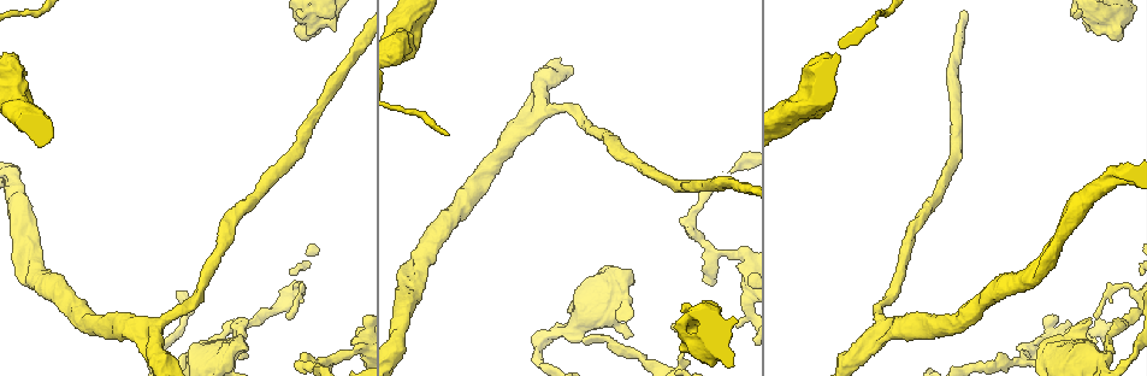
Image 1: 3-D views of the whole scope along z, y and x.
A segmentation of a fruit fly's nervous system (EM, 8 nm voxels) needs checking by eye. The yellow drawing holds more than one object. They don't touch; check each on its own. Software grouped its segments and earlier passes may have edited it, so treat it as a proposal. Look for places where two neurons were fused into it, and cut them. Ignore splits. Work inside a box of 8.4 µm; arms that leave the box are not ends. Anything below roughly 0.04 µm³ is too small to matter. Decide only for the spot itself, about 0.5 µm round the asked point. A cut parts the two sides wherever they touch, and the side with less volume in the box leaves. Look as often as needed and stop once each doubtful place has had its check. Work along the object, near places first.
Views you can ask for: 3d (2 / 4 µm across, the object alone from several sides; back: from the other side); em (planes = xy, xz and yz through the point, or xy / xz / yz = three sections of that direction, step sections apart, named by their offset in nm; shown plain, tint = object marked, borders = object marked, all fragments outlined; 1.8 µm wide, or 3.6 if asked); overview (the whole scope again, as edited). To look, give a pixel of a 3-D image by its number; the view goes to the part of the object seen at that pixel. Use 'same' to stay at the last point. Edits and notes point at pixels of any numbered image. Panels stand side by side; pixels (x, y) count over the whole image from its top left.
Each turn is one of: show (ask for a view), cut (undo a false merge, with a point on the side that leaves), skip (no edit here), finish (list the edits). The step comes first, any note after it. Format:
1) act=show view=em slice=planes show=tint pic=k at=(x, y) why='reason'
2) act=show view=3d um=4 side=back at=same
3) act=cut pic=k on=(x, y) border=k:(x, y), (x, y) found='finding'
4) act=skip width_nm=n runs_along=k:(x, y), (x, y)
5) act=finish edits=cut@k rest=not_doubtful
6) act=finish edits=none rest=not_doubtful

act=show view=em um=3.6 slice=planes show=tint pic=1 at=(585, 339) why='thin arm on a thick one'

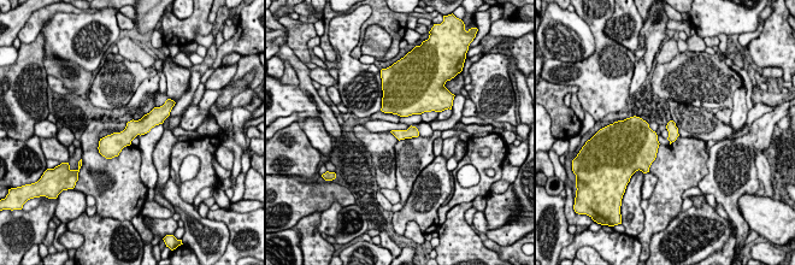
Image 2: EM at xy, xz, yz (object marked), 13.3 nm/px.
act=skip width_nm=140 runs_along=2:(157, 110), (141, 127), (101, 149) found='continuous, no second neuron'

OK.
act=show view=em um=3.6 slice=xz step=4 show=tint pic=1 at=(1023, 352) why='two arms in line, one across'

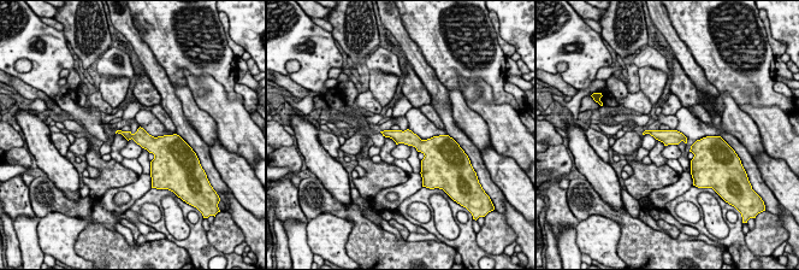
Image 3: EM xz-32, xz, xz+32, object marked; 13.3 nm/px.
act=show view=em um=3.6 slice=planes show=tint at=same

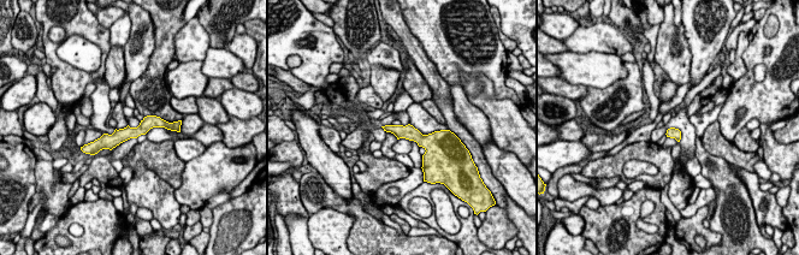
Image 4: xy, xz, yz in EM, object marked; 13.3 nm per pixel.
act=skip width_nm=140 runs_along=4:(165, 124), (100, 141) found='continuous, no second neuron'

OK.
act=show view=3d um=2 pic=1 at=(1073, 332) why='touches itself'

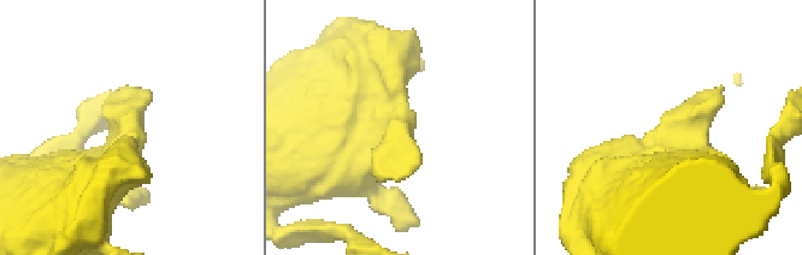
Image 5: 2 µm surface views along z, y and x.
act=show view=em slice=yz step=8 show=tint pic=5 at=(398, 131) why='shape alone is not enough'

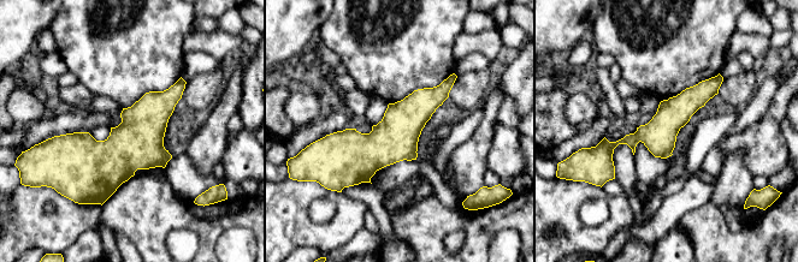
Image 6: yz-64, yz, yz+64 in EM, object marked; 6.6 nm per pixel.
act=show view=em slice=planes show=tint at=same

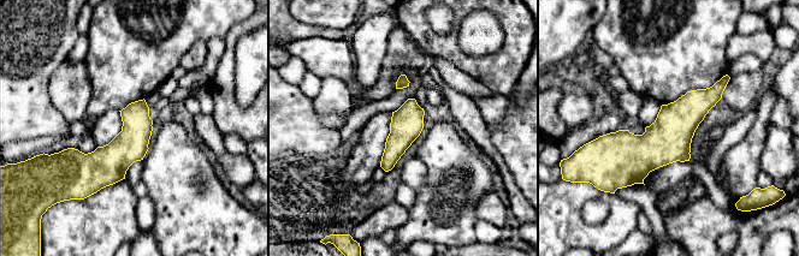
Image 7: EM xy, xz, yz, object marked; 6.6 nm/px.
act=skip runs_along=7:(723, 81), (655, 144), (602, 144) found='all the same neuron'

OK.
act=finish edits=none rest=not_doubtful

